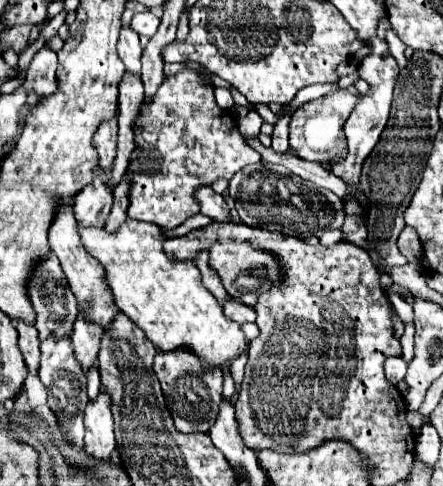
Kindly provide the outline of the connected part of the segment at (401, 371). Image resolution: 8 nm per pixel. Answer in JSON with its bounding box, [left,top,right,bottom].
[385,357,407,385]

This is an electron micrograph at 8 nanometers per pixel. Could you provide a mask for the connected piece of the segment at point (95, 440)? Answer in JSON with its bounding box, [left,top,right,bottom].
[83,389,115,459]

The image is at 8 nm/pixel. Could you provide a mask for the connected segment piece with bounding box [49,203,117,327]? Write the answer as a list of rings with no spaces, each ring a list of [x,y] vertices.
[[[73,203],[59,205],[59,213],[55,213],[55,223],[51,223],[51,229],[49,229],[49,245],[51,245],[51,251],[59,257],[63,273],[67,275],[69,285],[71,285],[71,289],[73,289],[79,305],[85,311],[85,317],[89,321],[93,321],[93,323],[99,323],[101,327],[107,327],[113,321],[113,317],[117,313],[117,307],[113,303],[109,287],[107,287],[107,283],[103,279],[103,267],[95,261],[95,257],[91,257],[83,249],[83,245],[79,241]]]

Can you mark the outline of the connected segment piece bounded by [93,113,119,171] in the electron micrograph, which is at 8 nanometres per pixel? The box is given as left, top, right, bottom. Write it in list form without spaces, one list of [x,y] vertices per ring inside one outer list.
[[[115,113],[115,117],[103,121],[93,137],[93,145],[99,153],[99,165],[103,169],[111,169],[111,161],[115,159],[115,139],[117,139],[117,119],[119,113]]]

